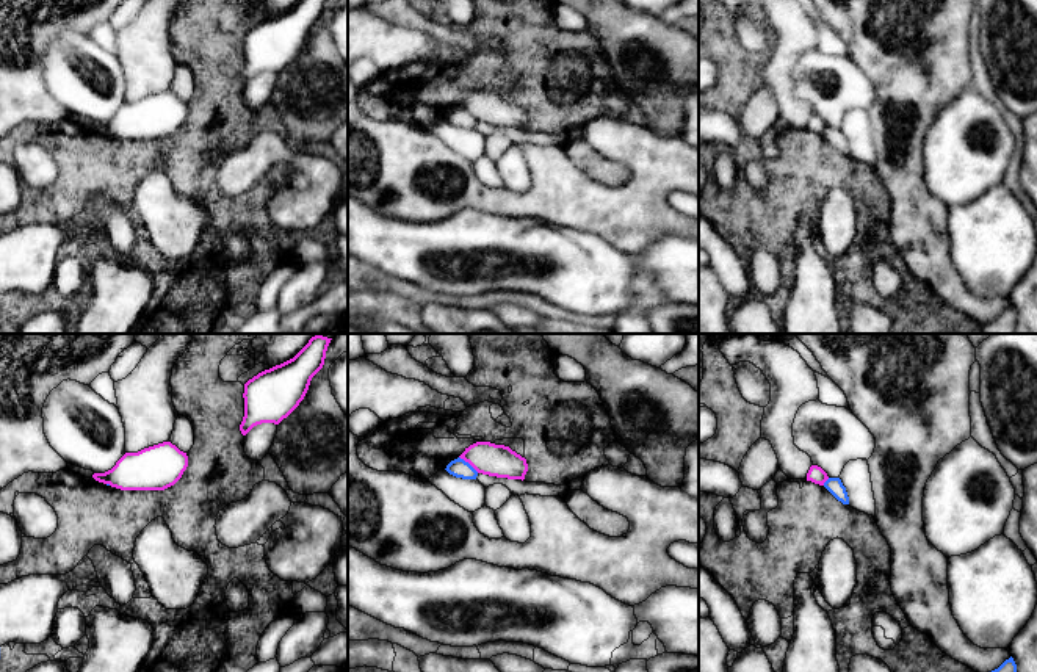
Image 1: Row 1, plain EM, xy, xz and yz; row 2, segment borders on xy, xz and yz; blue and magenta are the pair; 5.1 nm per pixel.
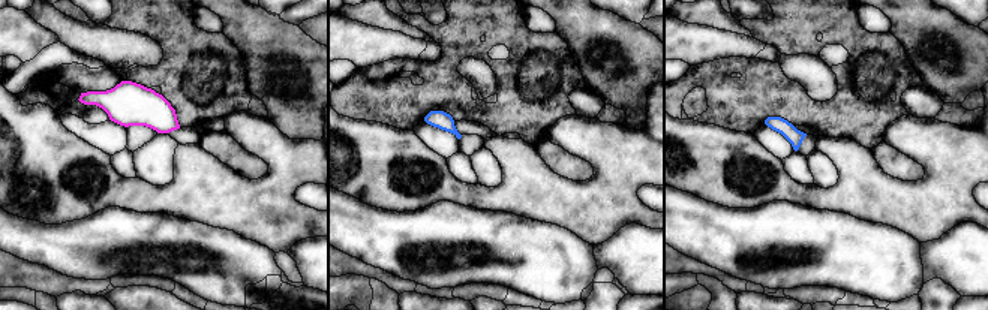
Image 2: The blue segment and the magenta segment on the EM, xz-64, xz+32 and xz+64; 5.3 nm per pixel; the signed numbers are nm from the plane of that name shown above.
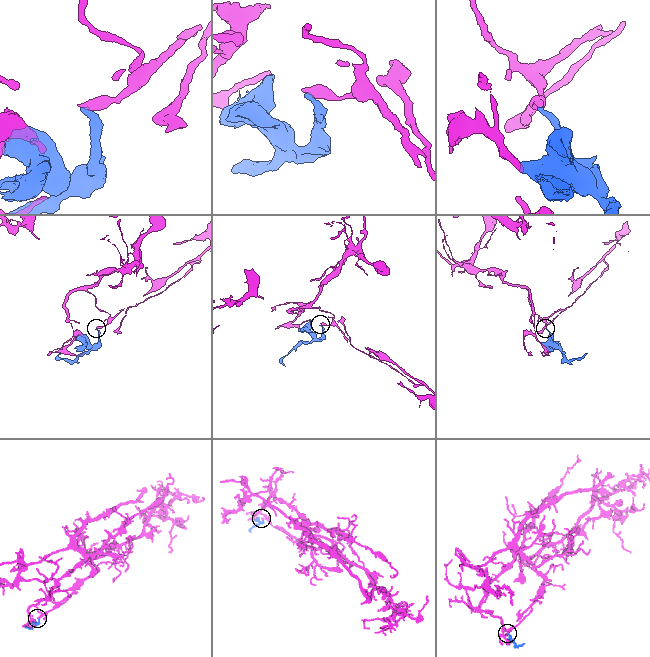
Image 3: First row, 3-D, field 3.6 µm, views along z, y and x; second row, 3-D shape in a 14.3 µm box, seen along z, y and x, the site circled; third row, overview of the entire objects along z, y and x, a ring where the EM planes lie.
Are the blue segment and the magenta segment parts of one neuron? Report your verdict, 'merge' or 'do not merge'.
do not merge

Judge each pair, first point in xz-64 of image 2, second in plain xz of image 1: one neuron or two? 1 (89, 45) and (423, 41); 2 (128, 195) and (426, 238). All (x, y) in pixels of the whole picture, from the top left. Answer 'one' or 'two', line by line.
1: two
2: two

